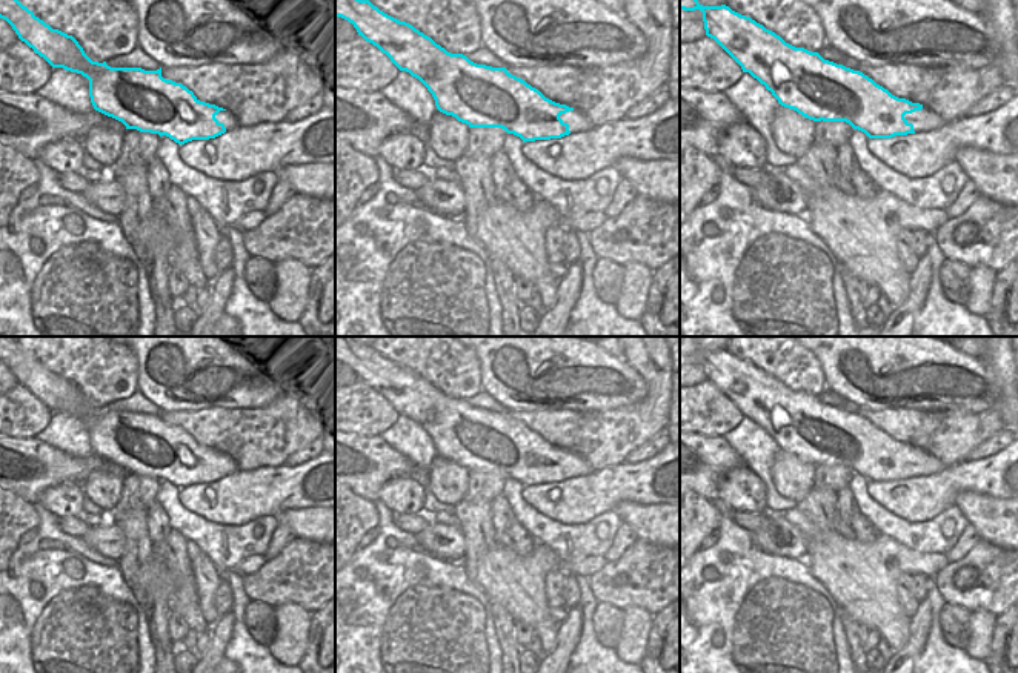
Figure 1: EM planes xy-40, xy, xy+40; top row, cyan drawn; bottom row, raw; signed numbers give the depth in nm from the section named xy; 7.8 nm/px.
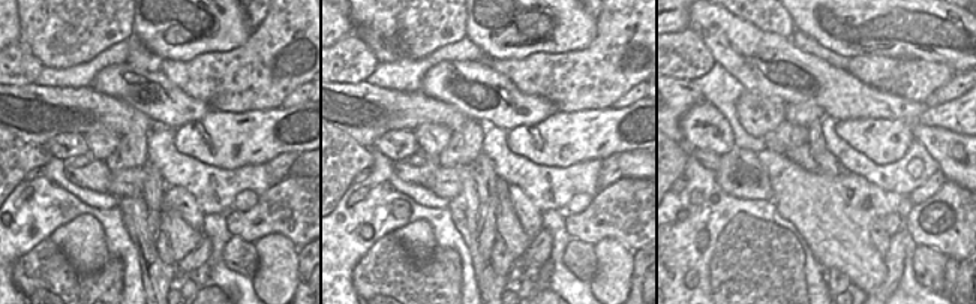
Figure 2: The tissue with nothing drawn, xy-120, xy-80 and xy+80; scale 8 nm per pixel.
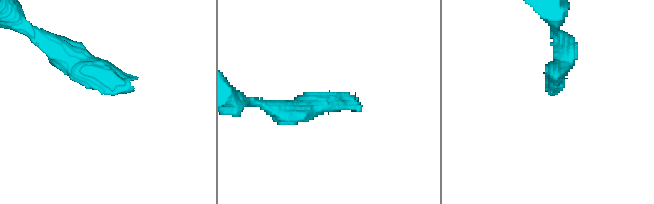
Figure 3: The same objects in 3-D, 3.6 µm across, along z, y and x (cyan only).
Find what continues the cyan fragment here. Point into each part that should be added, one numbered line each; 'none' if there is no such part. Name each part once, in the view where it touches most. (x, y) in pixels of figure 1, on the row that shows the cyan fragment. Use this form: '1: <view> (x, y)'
1: xy+40 (924, 120)

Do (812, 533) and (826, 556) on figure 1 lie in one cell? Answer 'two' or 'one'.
one

